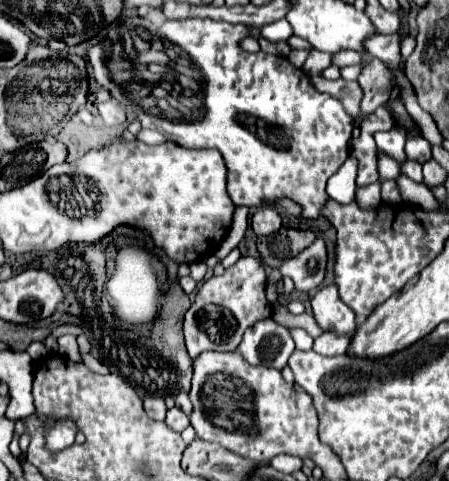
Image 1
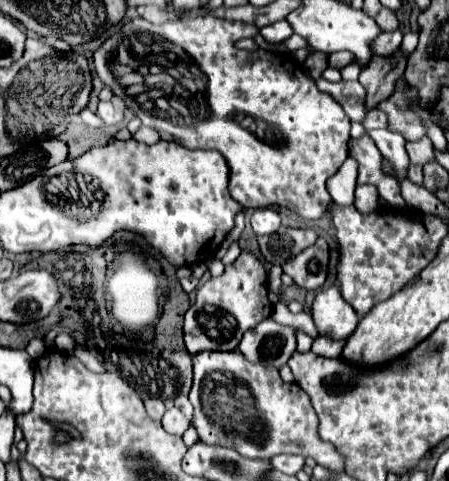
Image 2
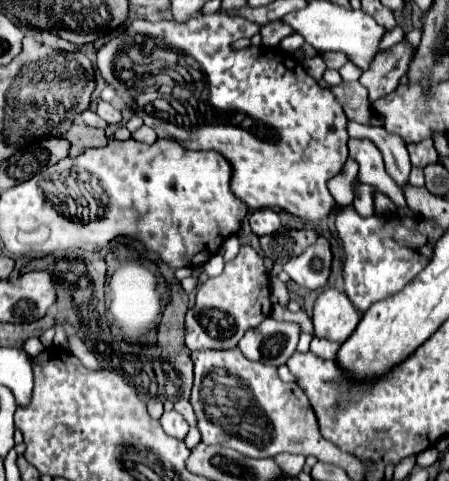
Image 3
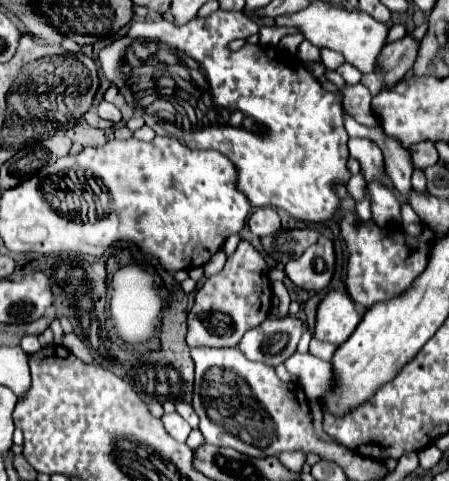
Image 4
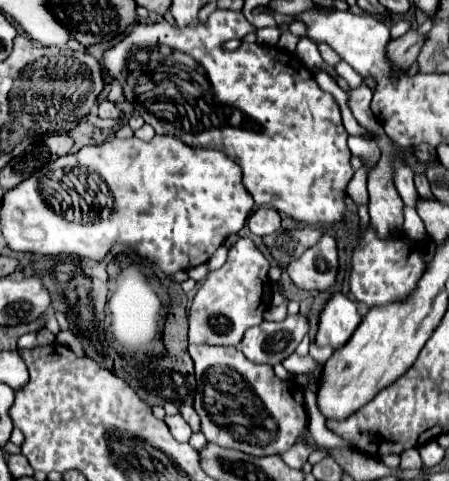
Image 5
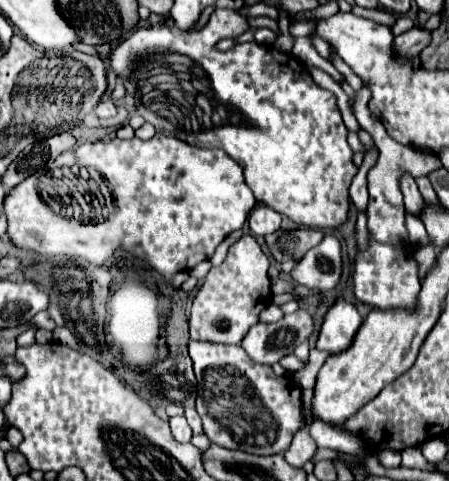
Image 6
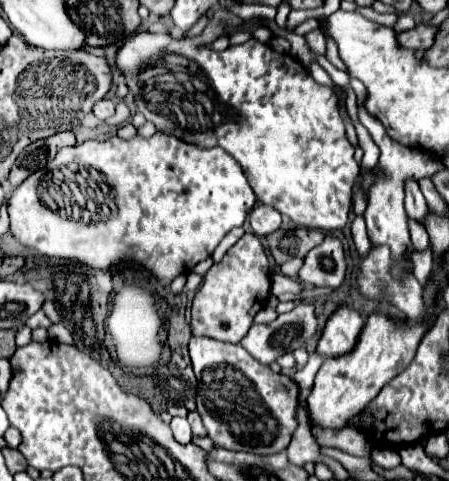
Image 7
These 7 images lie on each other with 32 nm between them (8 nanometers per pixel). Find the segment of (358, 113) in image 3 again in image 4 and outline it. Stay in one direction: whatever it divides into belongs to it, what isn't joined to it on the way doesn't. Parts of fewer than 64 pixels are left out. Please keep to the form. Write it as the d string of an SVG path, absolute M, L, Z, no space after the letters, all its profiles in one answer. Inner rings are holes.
M364 84L346 86L346 88L342 88L342 94L344 94L344 106L354 116L356 122L360 122L360 124L364 124L368 128L380 126L378 118L372 114L372 108L370 108L372 94Z

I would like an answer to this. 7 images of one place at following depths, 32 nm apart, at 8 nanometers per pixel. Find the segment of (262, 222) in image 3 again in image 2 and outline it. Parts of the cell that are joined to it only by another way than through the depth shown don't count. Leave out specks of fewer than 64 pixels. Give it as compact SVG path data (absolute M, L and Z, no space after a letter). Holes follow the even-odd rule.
M260 208L260 210L254 210L250 222L258 236L272 234L280 228L280 214L274 208Z

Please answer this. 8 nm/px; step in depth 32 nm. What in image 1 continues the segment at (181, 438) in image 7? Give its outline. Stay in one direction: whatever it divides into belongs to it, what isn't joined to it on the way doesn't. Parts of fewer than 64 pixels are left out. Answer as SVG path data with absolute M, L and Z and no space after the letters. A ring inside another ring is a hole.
M170 408L168 410L168 414L166 414L166 426L170 428L170 430L174 430L174 432L184 432L184 428L188 428L190 426L190 420L188 420L188 416L180 410L180 408Z

